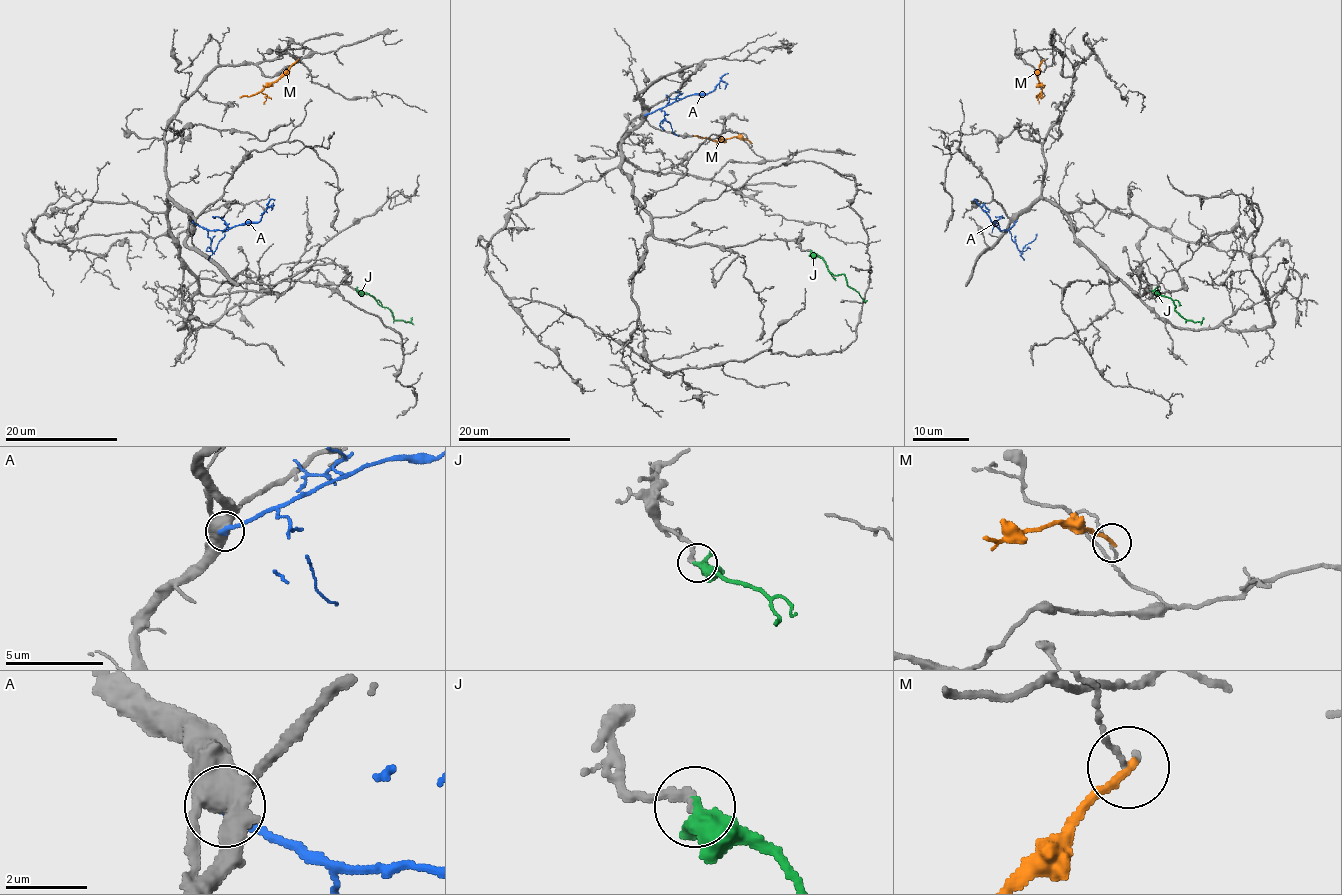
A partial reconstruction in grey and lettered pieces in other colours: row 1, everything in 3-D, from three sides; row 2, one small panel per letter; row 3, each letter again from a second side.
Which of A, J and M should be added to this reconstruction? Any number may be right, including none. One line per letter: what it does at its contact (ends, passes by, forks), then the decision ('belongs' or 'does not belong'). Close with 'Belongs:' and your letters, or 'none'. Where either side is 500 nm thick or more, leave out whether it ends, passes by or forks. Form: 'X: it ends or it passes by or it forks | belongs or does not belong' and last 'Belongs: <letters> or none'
A: it ends | does not belong
J: belongs
M: it ends | does not belong
Belongs: J

